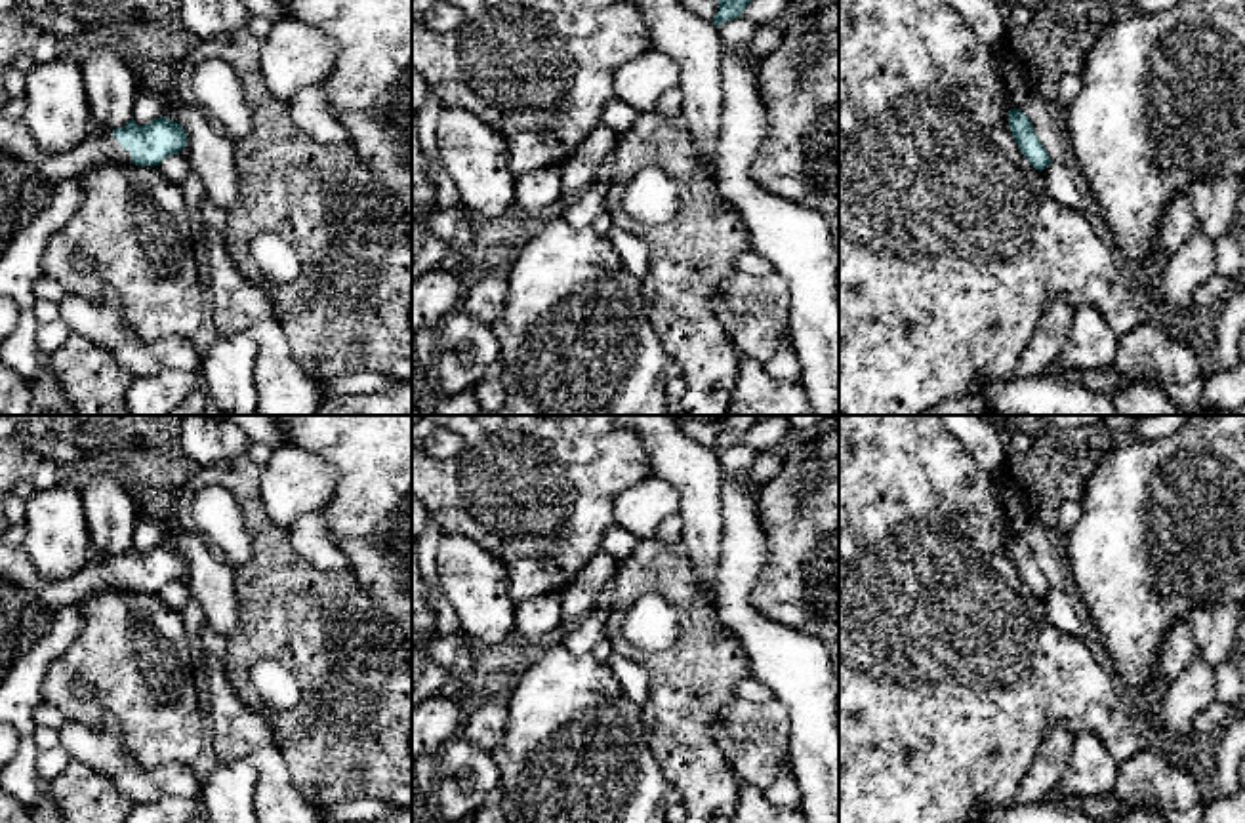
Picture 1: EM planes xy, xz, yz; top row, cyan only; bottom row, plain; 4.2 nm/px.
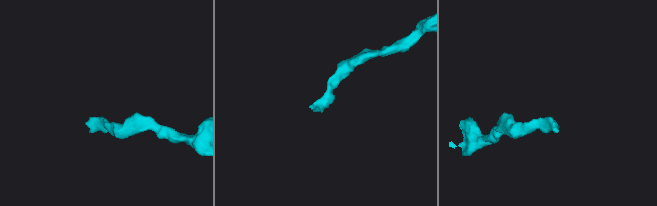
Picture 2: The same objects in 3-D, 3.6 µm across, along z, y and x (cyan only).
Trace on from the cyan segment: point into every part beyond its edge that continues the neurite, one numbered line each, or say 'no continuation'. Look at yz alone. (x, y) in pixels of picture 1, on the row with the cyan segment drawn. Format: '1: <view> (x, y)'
no continuation

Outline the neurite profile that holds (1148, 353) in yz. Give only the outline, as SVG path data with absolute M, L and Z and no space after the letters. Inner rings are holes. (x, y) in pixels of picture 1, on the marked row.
M1167 318L1144 322L1119 337L1119 351L1112 364L1121 377L1117 389L1134 381L1188 383L1195 375L1203 375L1201 343L1173 335L1169 326Z

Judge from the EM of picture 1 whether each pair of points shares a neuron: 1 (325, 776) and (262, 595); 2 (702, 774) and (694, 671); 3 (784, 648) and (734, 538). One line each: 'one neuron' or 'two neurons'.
1: one neuron
2: one neuron
3: one neuron

